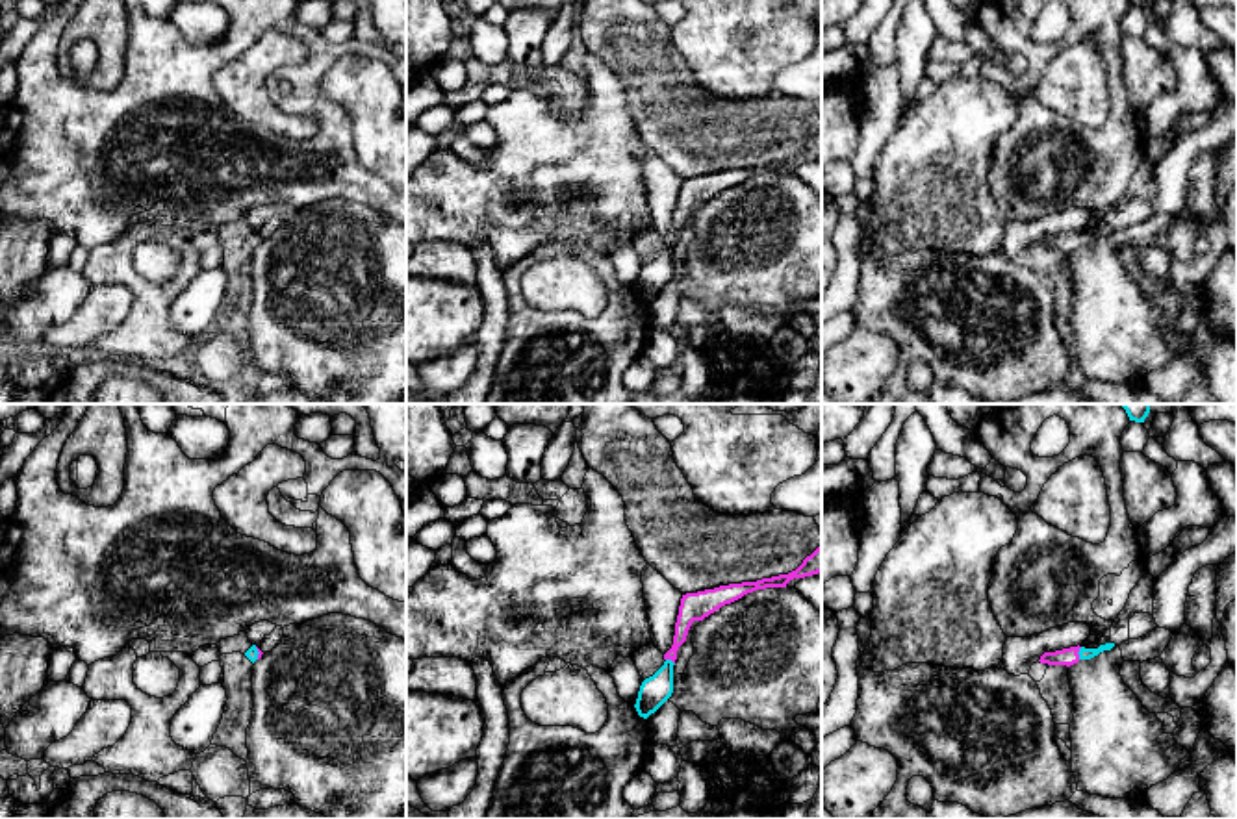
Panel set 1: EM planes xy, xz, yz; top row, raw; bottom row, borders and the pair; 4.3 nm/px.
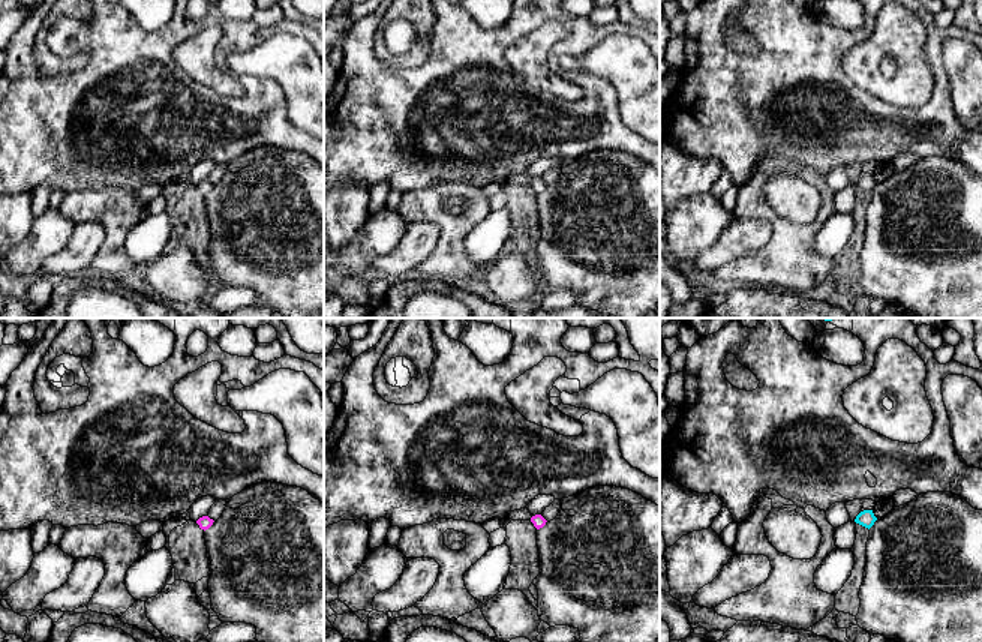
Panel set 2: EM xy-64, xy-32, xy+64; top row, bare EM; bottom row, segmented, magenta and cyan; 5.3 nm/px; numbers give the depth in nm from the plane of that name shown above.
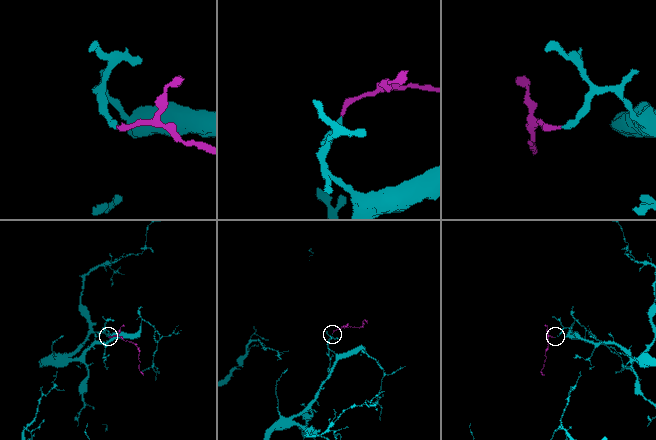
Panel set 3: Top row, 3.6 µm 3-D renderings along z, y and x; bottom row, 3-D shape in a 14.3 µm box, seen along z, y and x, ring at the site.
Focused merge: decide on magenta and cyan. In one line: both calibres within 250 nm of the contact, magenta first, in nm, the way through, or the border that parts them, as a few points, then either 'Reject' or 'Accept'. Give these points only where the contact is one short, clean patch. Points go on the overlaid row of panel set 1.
Thickness 80 nm (magenta) against 50 nm. Path across: yz (1067, 656), (1078, 651), (1083, 653). Accept

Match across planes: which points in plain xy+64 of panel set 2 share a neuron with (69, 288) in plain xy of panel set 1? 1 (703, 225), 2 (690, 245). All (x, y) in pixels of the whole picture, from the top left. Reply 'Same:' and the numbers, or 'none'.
Same: 1, 2

